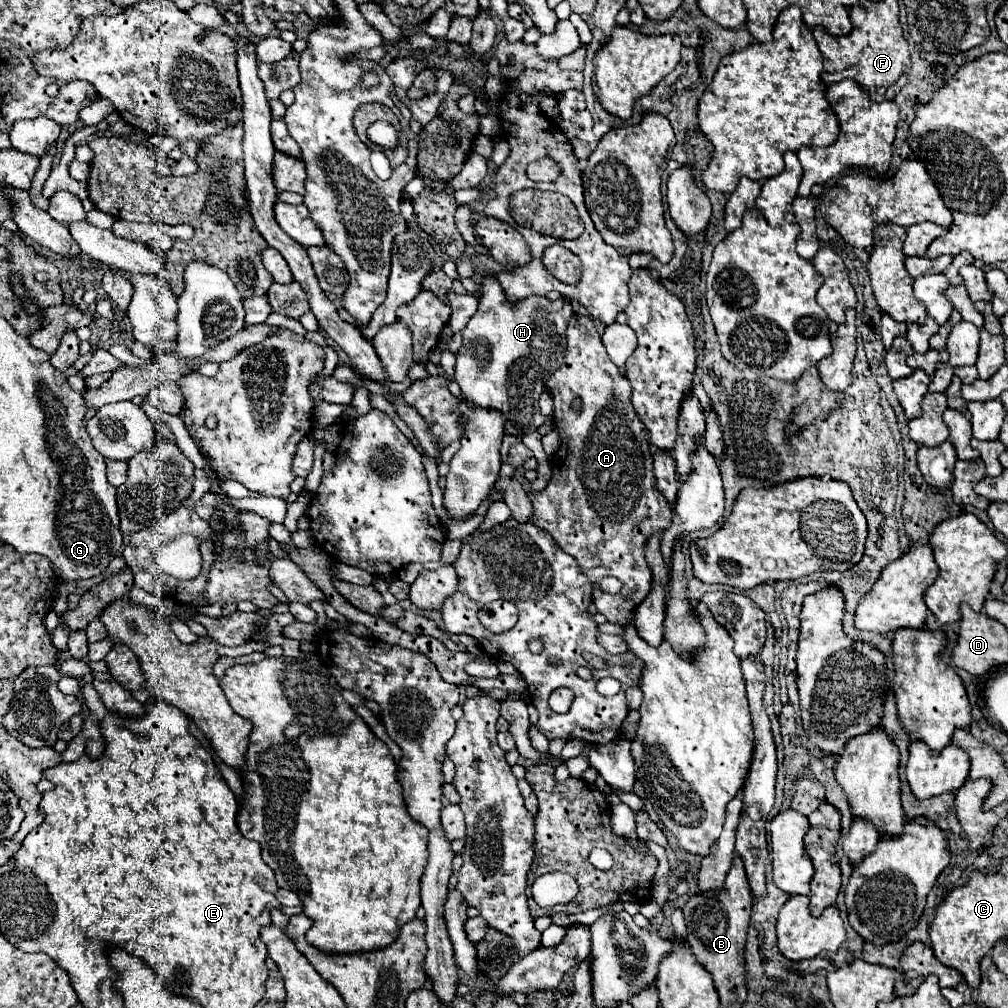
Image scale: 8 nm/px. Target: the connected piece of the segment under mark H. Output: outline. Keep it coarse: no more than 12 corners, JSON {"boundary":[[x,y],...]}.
{"boundary":[[481,278],[455,380],[523,436],[563,364],[569,300]]}

